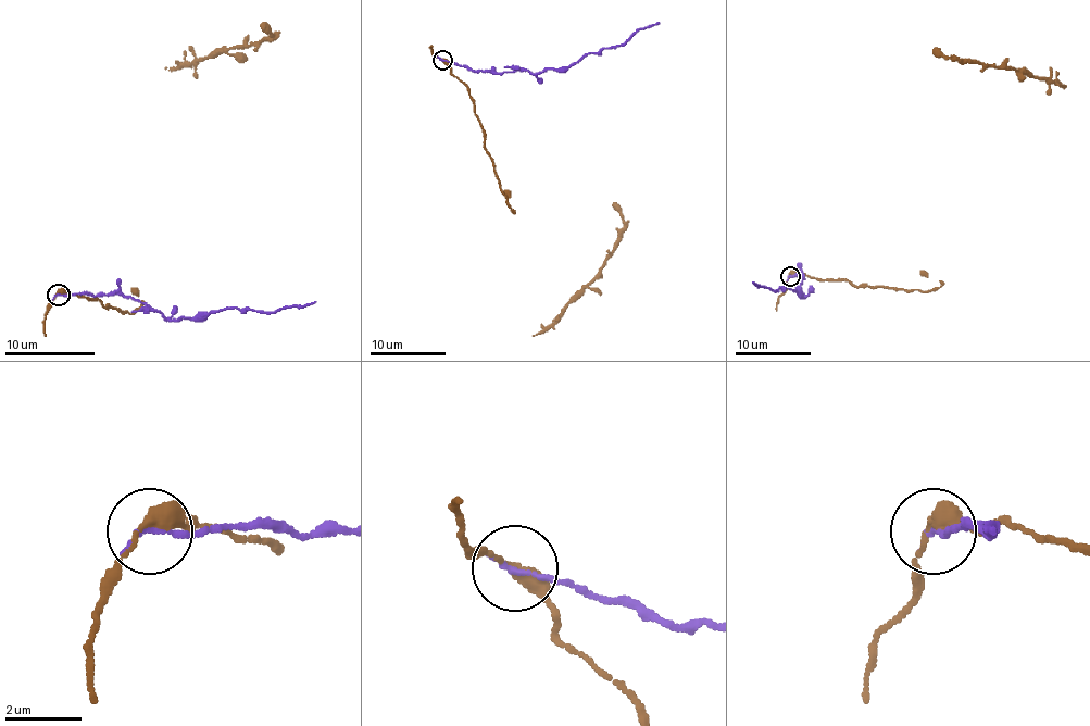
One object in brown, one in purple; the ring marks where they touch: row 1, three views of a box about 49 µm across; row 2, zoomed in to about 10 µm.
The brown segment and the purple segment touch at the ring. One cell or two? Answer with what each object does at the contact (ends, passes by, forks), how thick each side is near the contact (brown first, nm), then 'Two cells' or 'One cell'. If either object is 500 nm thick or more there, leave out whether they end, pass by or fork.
At the ring brown passes by. At the ring purple ends. Thickness 340 nm (brown) against 150 nm. Two cells

